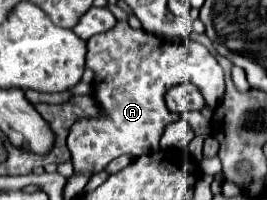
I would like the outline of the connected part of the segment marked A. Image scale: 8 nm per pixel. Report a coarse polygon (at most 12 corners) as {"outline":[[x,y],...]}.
{"outline":[[117,22],[87,42],[101,118],[73,124],[77,172],[151,154],[179,120],[163,94],[225,94],[203,44]]}

